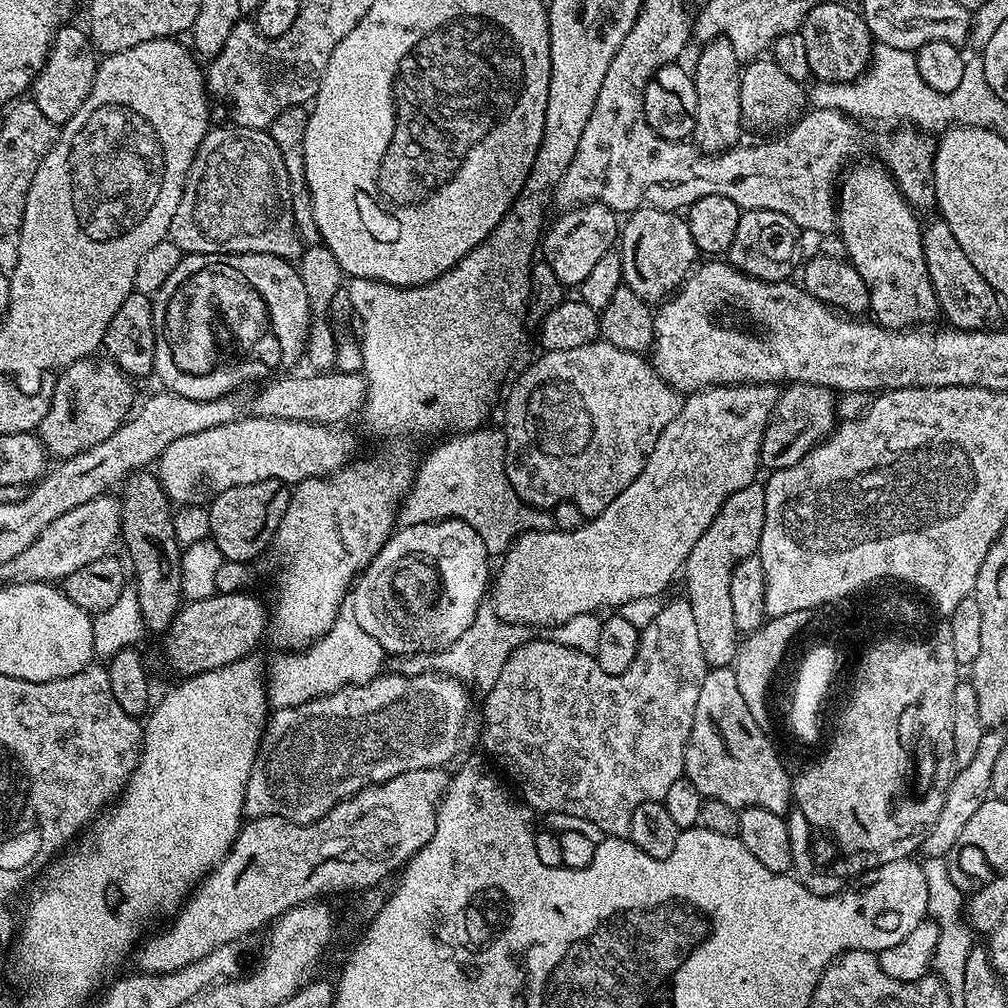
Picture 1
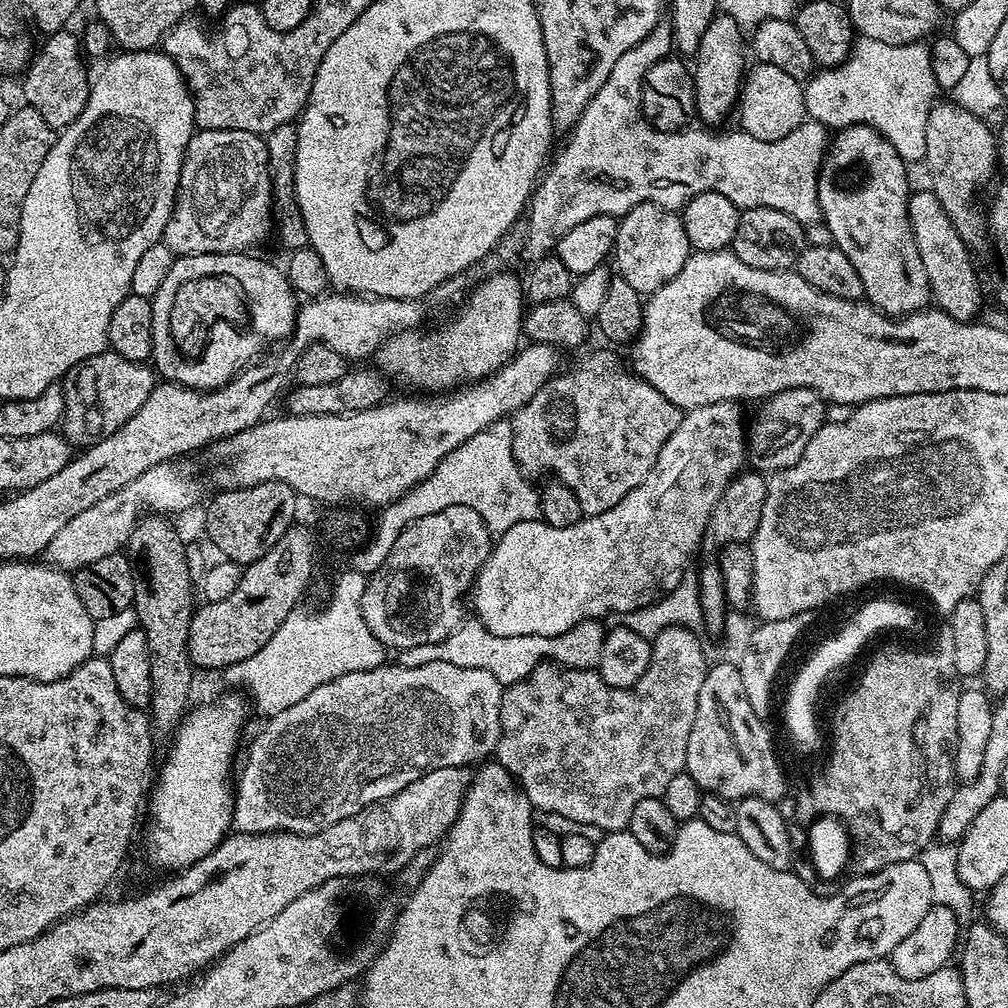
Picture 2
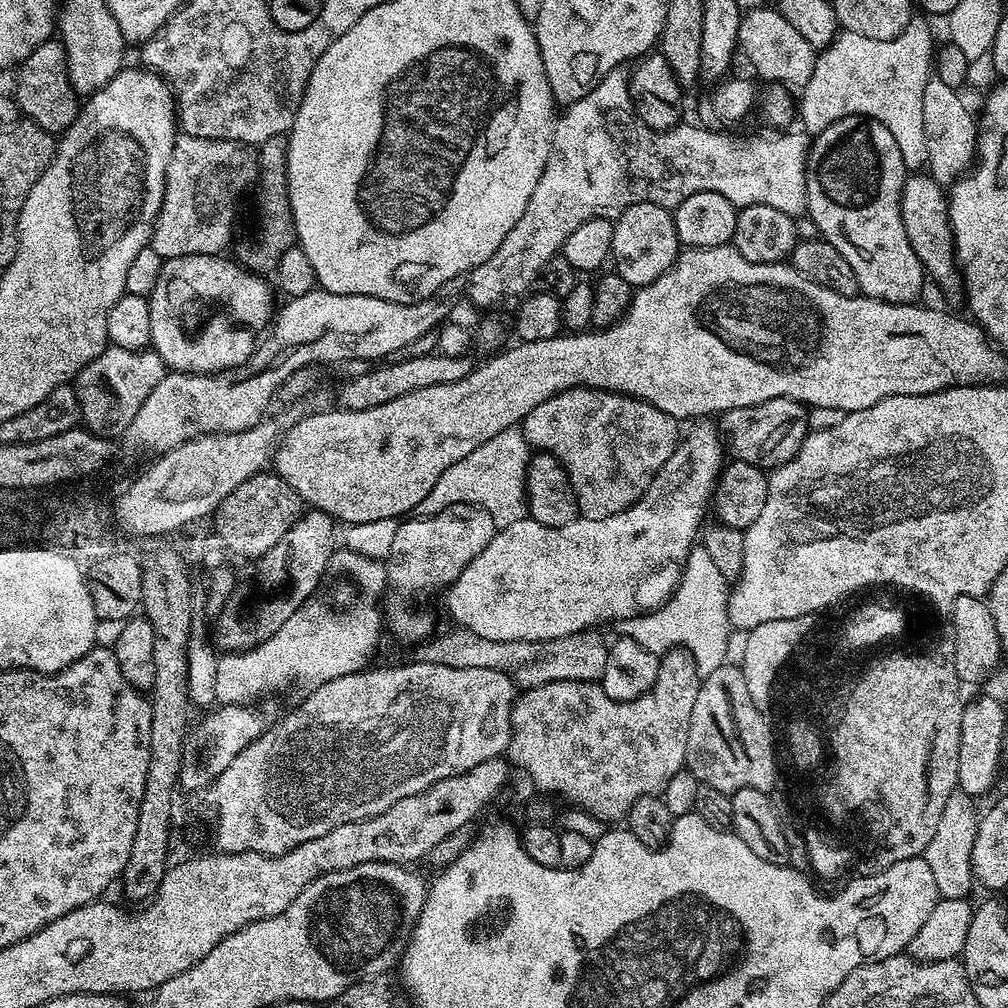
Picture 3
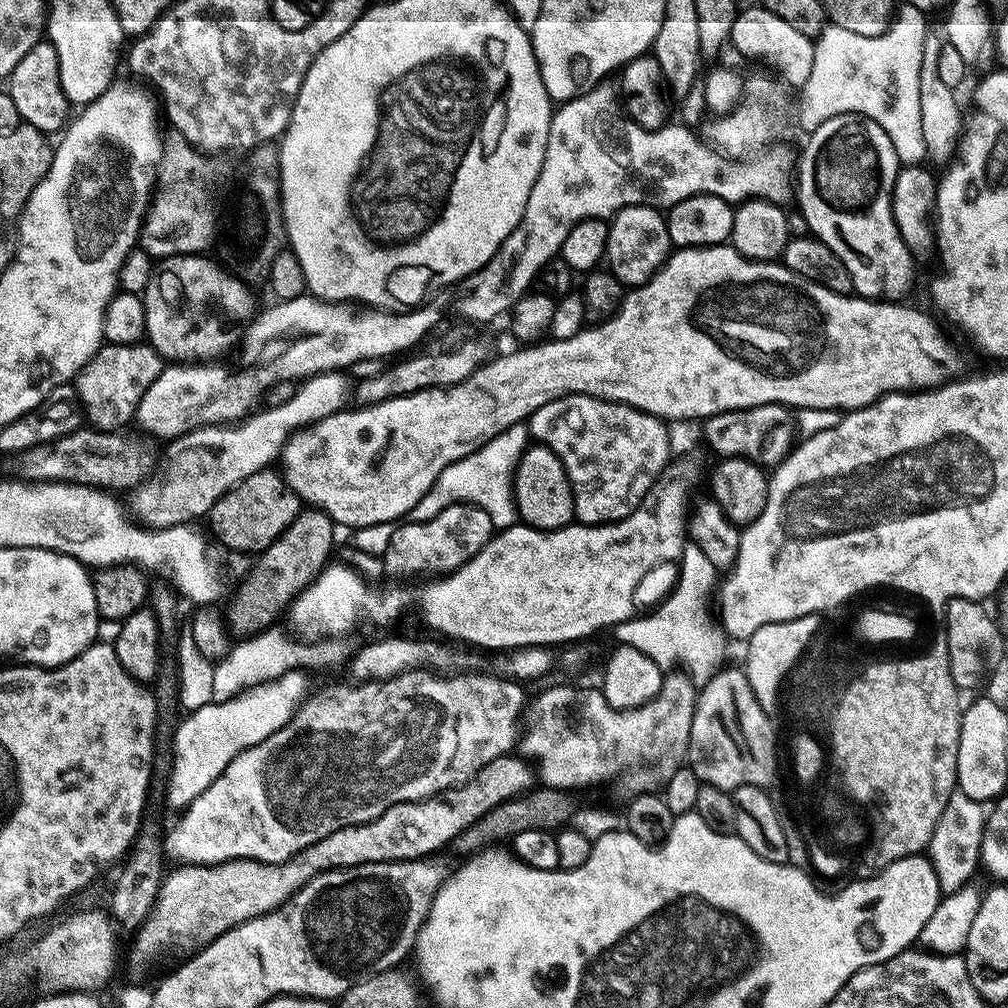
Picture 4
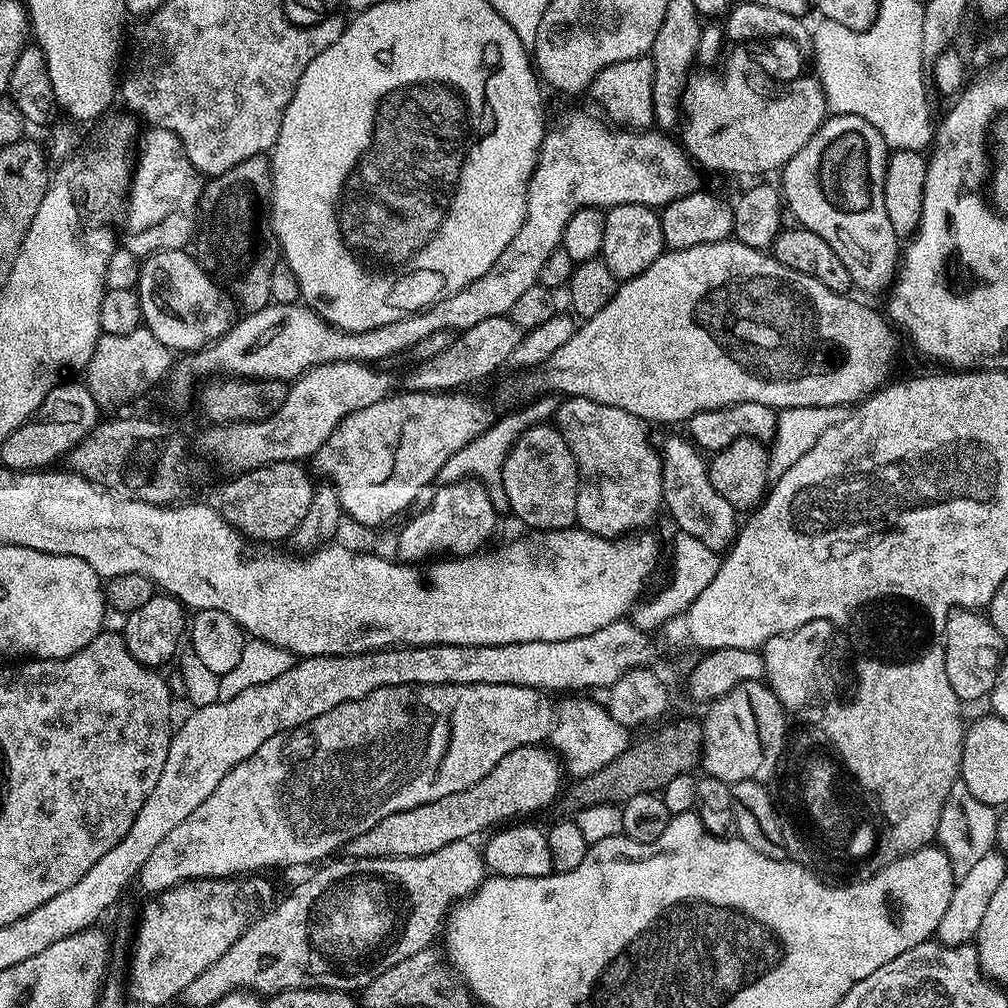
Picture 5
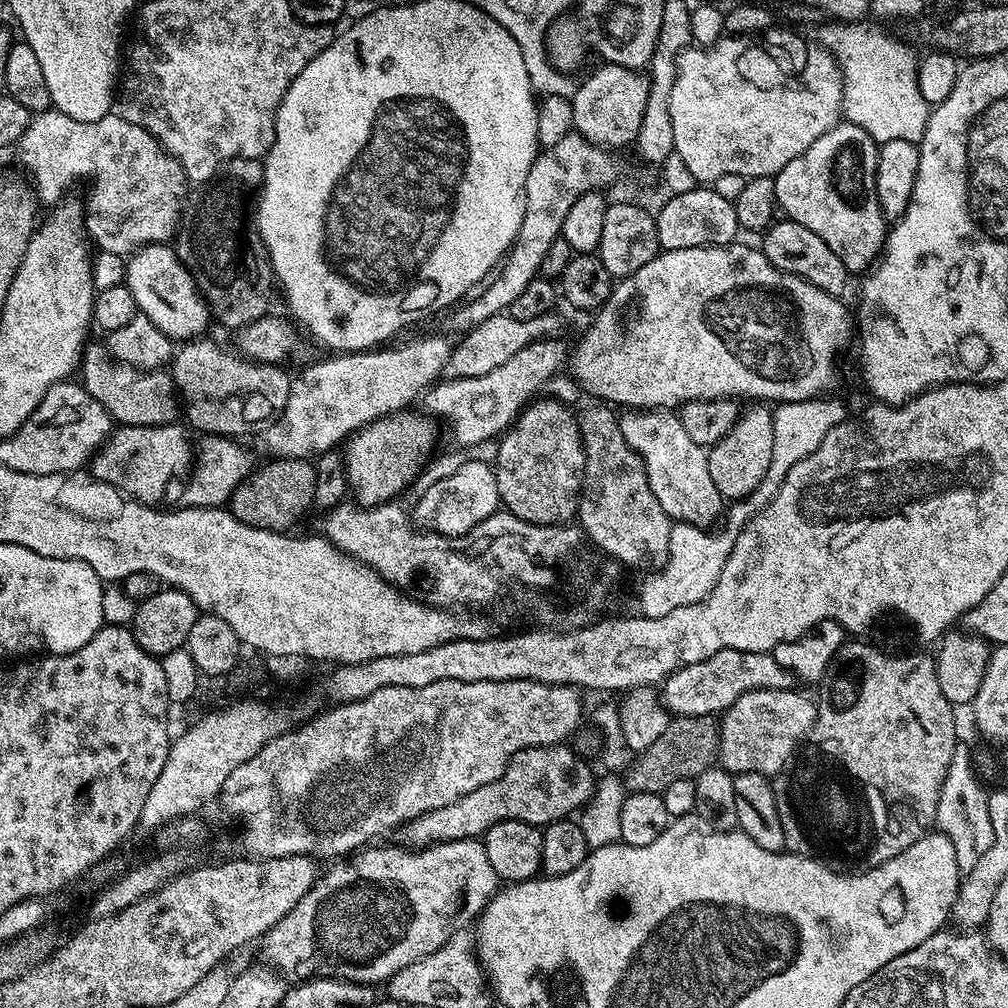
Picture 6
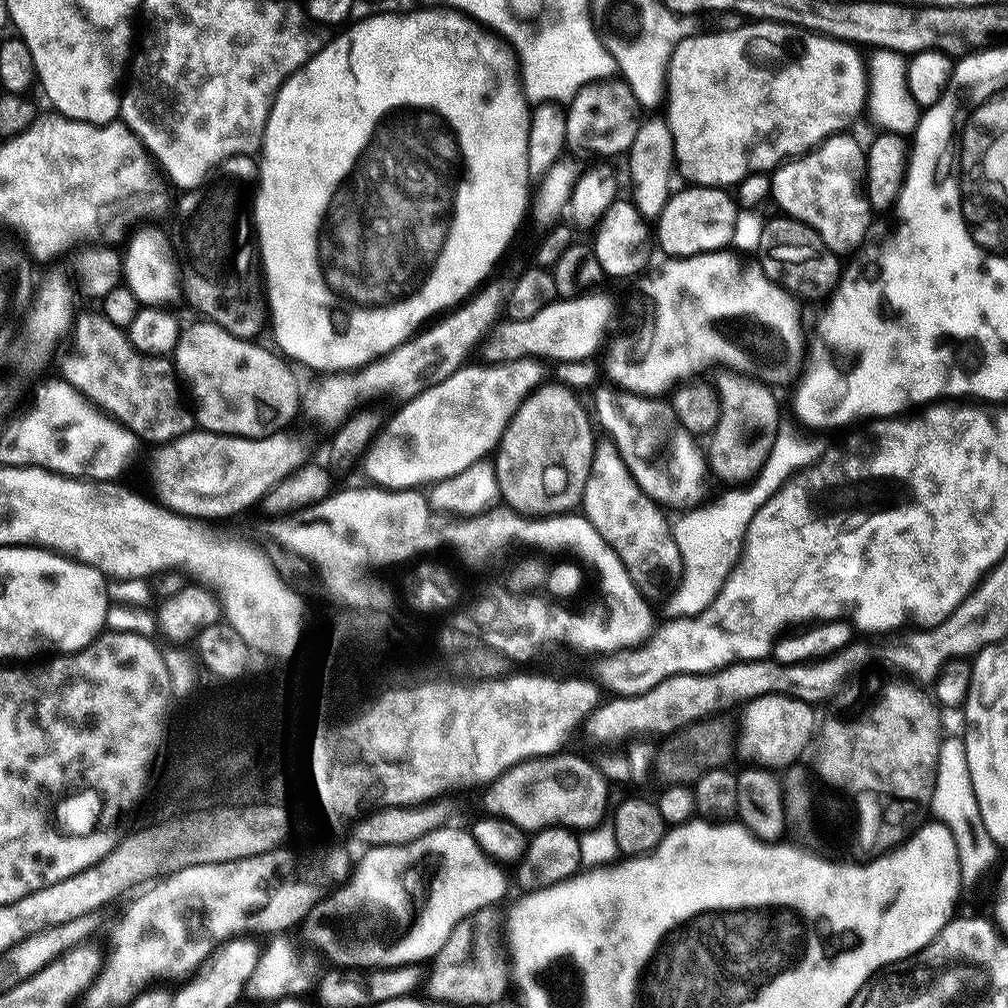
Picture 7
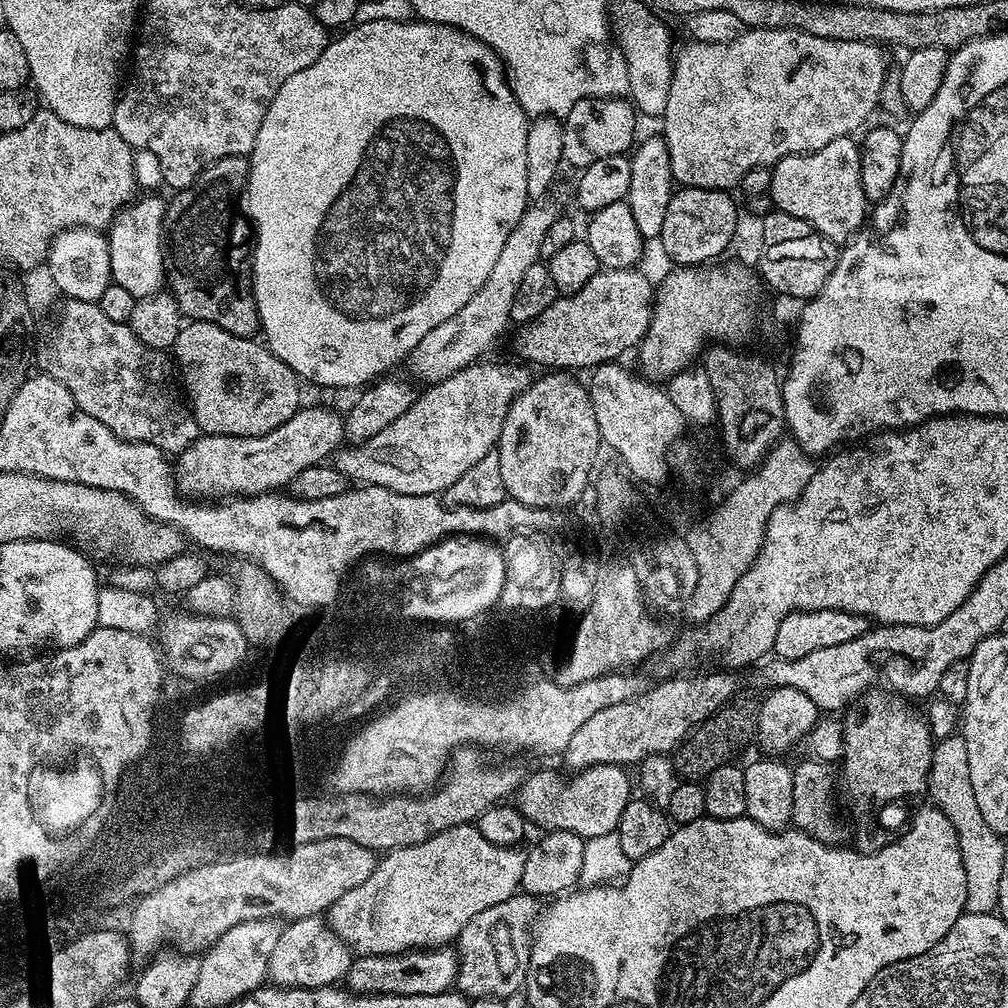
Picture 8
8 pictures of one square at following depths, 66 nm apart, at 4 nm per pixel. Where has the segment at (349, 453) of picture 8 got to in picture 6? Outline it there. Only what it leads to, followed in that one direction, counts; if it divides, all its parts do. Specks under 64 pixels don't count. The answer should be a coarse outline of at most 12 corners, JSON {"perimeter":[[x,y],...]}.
{"perimeter":[[535,340],[490,374],[444,380],[423,407],[458,443],[499,437],[565,367]]}

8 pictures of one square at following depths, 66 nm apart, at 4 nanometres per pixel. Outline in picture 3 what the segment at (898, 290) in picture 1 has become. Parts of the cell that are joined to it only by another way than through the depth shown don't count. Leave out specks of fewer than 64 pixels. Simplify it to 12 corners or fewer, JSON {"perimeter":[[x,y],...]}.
{"perimeter":[[869,116],[815,133],[806,214],[861,293],[926,284],[900,199],[906,165]]}

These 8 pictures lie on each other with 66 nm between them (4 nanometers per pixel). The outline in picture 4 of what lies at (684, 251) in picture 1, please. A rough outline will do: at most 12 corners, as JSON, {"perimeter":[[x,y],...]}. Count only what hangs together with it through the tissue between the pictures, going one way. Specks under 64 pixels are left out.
{"perimeter":[[646,204],[611,217],[607,271],[644,284],[672,251],[668,221]]}

